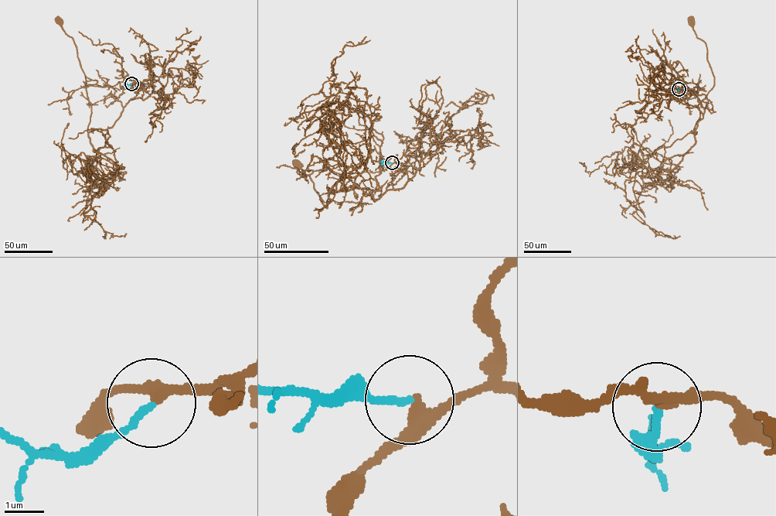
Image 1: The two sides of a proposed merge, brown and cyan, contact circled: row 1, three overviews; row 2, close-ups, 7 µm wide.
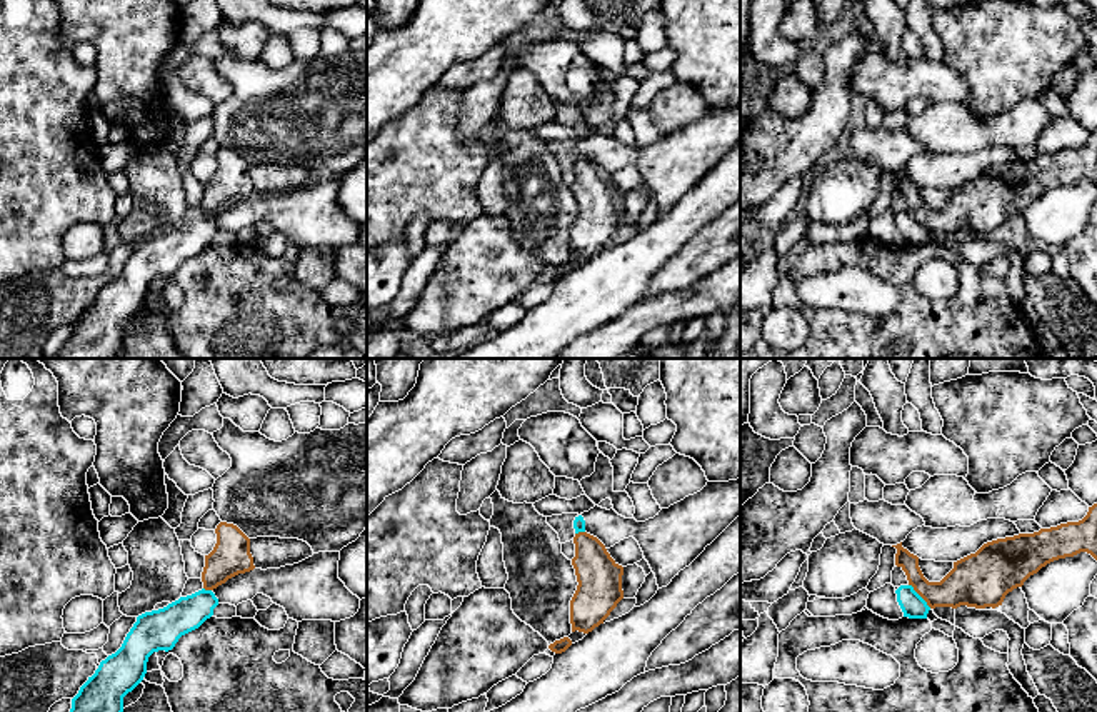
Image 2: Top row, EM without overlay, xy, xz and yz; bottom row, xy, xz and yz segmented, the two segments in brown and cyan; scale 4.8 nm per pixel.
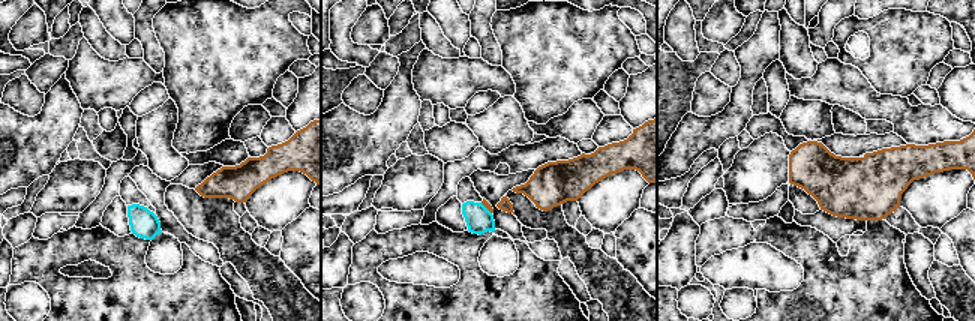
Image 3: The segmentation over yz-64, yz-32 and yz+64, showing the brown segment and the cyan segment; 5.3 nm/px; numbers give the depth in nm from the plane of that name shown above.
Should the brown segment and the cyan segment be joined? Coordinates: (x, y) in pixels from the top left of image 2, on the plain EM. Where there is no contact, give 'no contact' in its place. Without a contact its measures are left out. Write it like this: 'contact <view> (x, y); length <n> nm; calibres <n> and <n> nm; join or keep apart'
contact yz (919, 220); length 160 nm; calibres 220 and 120 nm; keep apart

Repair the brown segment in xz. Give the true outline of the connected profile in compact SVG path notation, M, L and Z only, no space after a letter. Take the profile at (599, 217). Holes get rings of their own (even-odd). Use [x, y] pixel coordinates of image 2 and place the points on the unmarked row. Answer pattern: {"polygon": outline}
{"polygon": "M587 158L575 160L574 170L572 192L579 212L570 227L570 250L572 258L589 260L604 250L624 225L624 193L610 183L597 163Z"}

